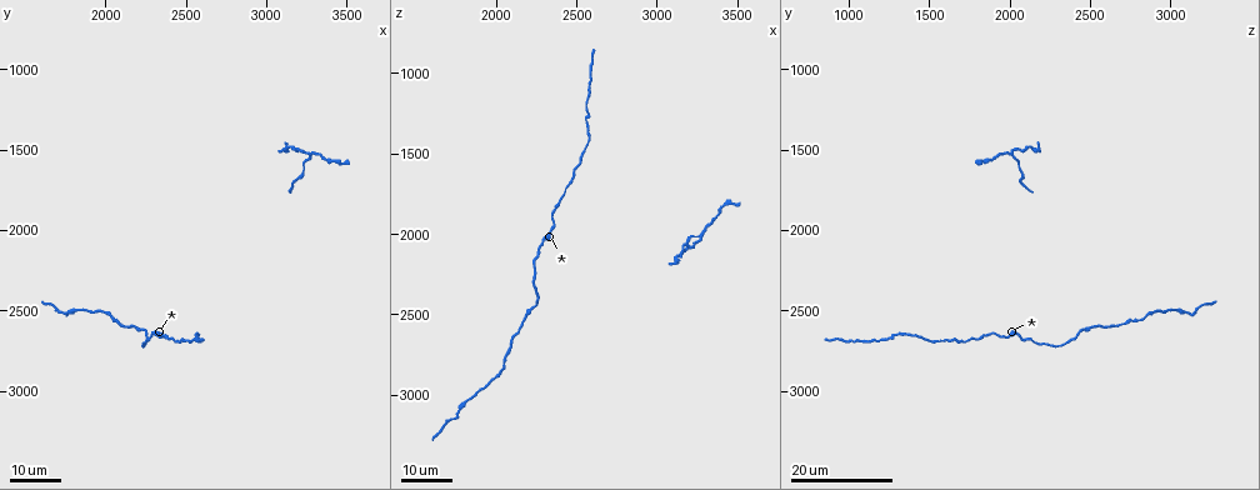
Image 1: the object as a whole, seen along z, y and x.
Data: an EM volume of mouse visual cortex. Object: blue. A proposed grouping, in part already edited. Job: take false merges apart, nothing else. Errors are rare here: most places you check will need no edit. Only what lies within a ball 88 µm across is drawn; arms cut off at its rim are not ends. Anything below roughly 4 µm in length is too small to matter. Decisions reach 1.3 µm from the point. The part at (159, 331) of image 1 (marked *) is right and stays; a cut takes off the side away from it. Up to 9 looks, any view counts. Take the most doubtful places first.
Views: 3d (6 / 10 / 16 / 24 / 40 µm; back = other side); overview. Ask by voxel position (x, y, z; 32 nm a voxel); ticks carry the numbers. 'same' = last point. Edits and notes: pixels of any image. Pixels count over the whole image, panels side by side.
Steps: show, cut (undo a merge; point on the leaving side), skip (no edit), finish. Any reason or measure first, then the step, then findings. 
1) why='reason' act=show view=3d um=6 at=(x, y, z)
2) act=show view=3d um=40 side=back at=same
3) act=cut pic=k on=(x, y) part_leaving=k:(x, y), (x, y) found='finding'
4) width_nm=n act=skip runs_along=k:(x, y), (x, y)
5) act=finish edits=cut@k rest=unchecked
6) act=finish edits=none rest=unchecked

why='arms part here' act=show view=3d um=16 at=(3260, 1520, 2020)

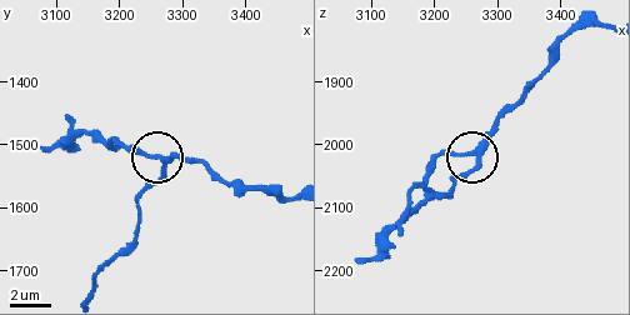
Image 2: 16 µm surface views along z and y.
act=show view=3d um=6 at=(3255, 1520, 2015)

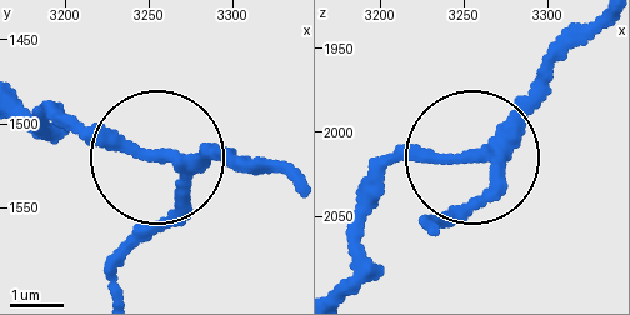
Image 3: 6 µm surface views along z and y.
width_nm=230 act=skip found='continuous, no second neuron'

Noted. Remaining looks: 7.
why='thick turns thin' act=show view=3d um=24 at=(2360, 2640, 1840)

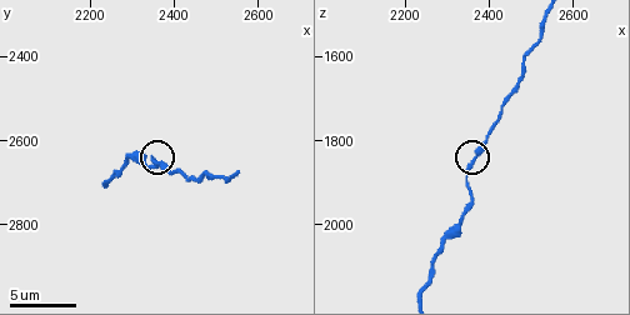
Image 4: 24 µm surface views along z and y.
act=show view=3d um=6 at=(2360, 2645, 1865)

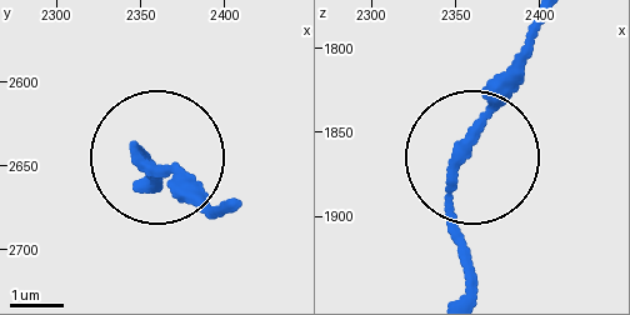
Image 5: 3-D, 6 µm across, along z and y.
act=show view=3d um=6 side=back at=(2352, 2652, 1862)

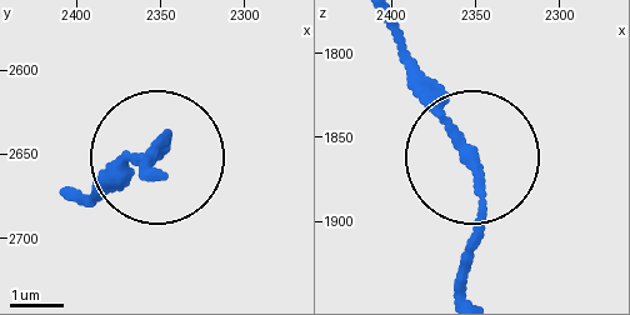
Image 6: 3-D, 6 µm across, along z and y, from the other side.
act=skip found='one neuron here'

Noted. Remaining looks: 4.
why='sudden change in width' act=show view=3d um=24 at=(3180, 1700, 2060)

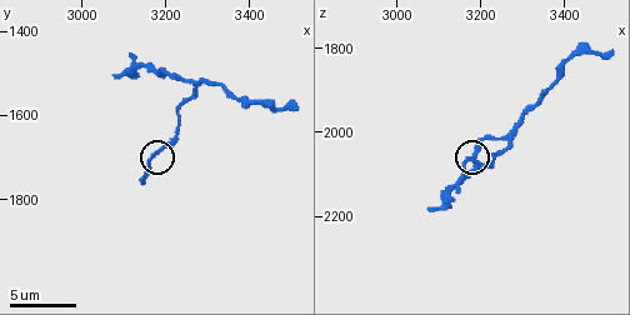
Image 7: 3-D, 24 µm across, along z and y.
act=show view=3d um=6 at=(3170, 1690, 2070)

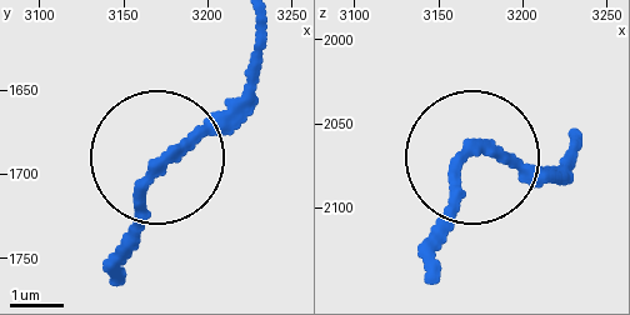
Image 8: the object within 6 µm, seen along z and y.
act=show view=3d um=6 side=back at=(3174, 1694, 2064)

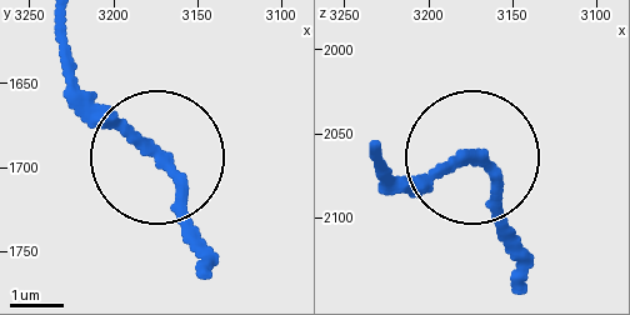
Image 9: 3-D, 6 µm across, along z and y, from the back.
act=skip found='one neuron here'

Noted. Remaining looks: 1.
act=finish edits=none rest=unchecked

